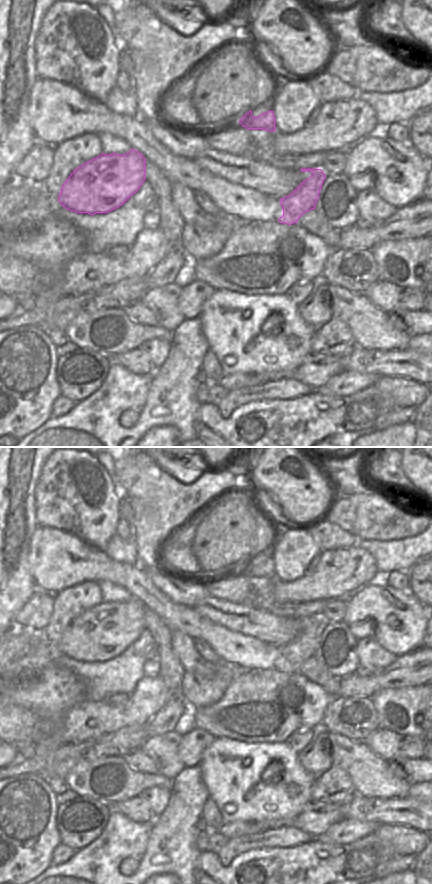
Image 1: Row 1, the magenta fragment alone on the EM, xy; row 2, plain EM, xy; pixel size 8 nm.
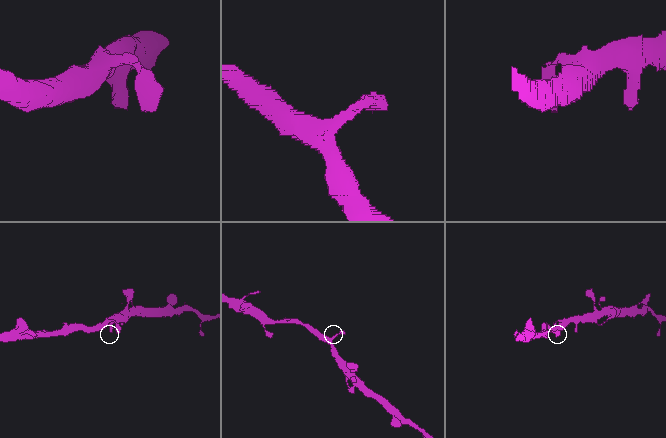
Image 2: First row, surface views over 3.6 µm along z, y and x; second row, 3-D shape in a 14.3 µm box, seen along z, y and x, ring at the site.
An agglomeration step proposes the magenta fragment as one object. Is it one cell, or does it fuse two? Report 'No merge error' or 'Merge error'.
No merge error

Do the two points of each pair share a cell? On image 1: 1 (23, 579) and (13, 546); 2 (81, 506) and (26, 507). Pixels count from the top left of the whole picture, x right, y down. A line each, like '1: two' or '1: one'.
1: one
2: two

